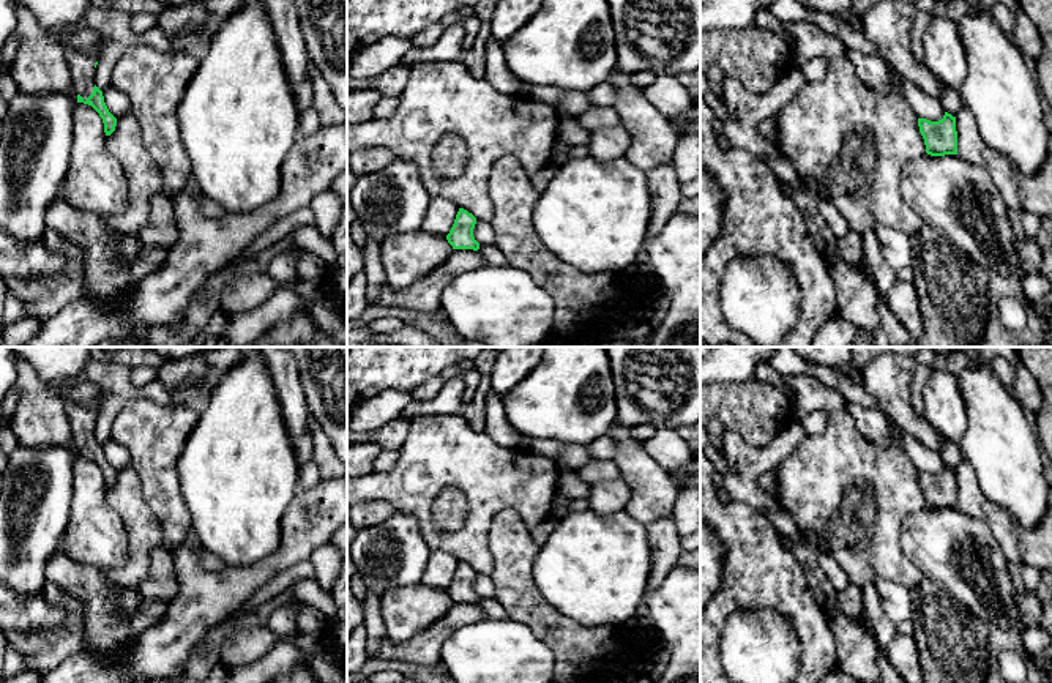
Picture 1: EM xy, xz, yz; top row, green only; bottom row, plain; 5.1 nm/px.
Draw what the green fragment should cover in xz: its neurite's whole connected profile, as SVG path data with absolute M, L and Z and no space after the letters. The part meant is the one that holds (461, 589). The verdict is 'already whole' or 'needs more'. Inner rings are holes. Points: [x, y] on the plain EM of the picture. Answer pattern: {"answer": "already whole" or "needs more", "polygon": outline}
{"answer": "already whole", "polygon": "M459 562L454 577L446 588L448 596L453 603L479 603L479 596L473 590L476 571L464 562Z"}

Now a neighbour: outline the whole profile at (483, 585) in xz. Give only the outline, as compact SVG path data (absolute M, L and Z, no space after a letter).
M476 574L473 582L473 590L479 596L479 599L495 598L495 588L494 588L491 576Z

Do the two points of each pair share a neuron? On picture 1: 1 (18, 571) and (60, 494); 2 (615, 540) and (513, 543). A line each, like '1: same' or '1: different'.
1: same
2: different

